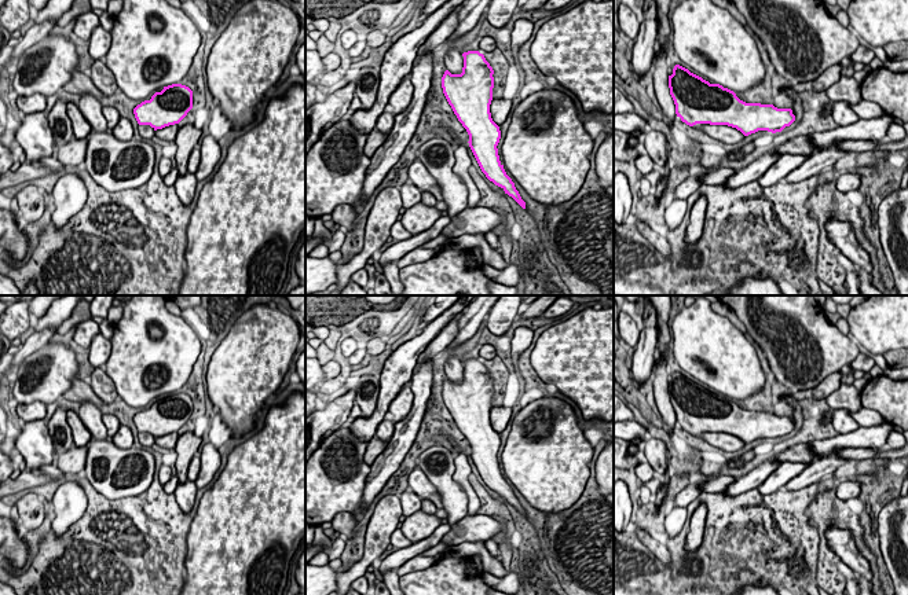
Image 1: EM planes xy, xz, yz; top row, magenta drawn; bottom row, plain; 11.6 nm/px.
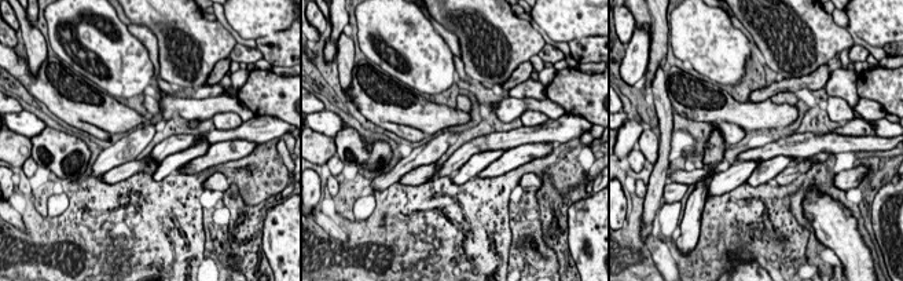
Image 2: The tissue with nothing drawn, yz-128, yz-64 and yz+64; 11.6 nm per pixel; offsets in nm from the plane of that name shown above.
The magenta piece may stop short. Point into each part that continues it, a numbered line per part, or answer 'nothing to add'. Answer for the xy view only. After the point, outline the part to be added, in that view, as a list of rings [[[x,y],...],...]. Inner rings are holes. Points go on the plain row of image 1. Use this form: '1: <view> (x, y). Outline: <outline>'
1: xy (168, 441). Outline: [[[175,431],[175,433],[165,434],[162,437],[157,437],[155,444],[158,444],[162,451],[173,449],[176,447],[177,438],[179,438],[179,434],[177,431]]]

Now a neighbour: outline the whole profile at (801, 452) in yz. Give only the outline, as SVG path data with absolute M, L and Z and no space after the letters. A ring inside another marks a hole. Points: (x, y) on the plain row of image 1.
M810 442L806 444L797 444L794 447L790 447L781 452L777 452L773 456L775 460L777 460L780 464L786 462L799 462L812 464L816 459L820 459L814 455L814 452L810 449Z

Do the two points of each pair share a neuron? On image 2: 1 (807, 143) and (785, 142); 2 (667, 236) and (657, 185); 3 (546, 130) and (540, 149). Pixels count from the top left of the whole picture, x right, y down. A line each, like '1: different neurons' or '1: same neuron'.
1: same neuron
2: different neurons
3: different neurons

